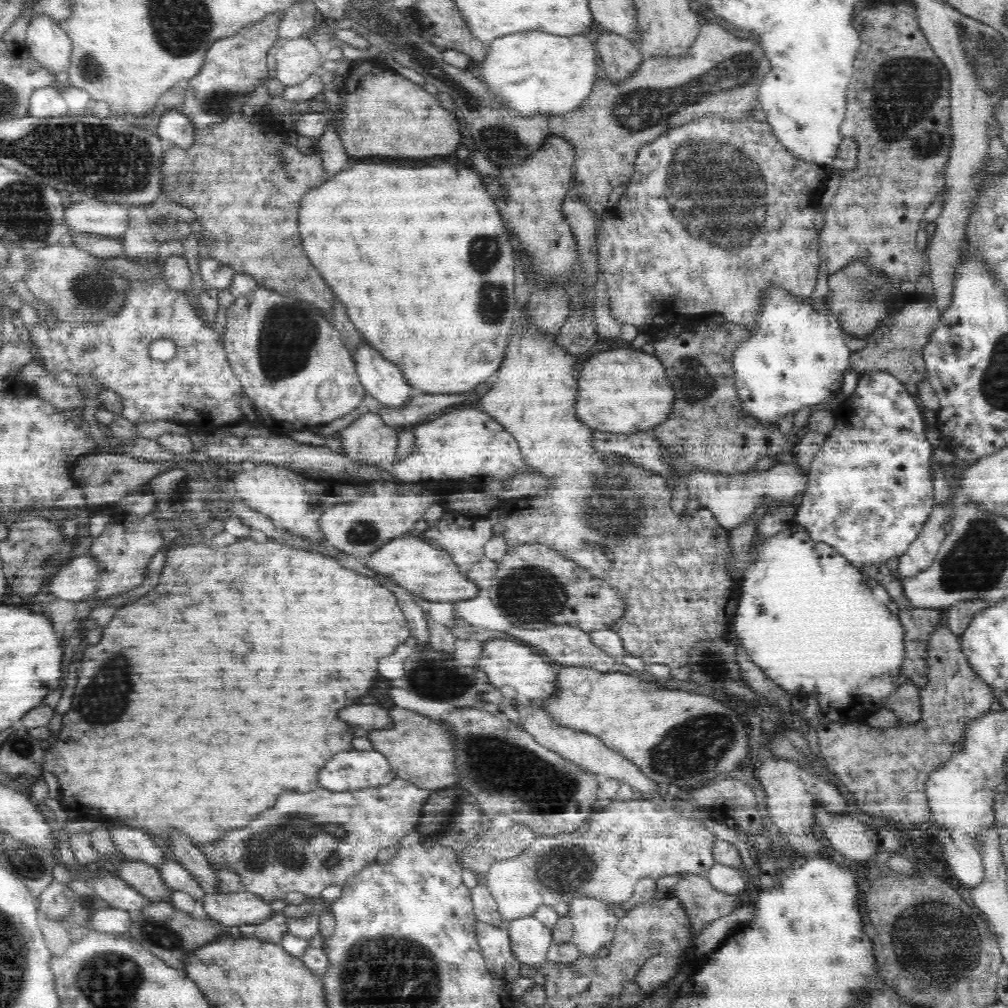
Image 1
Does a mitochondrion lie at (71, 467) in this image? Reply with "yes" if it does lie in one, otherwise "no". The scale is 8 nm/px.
no

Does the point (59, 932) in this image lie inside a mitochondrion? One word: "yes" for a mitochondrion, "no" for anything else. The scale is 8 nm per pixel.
no

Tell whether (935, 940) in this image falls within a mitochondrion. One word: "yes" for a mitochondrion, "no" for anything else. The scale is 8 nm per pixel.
yes

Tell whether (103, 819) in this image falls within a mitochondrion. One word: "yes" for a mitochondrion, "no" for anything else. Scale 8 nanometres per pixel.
no

